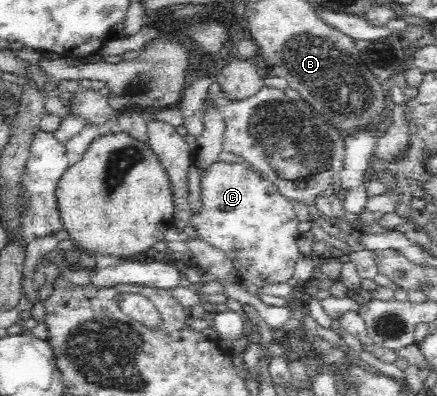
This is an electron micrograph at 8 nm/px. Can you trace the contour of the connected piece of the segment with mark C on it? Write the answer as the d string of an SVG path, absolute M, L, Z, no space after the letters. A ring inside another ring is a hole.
M214 161L201 171L200 180L200 206L192 212L188 224L194 228L196 236L210 246L222 250L226 258L238 270L239 277L248 282L254 282L262 289L263 284L286 283L293 277L296 260L302 256L298 251L296 242L300 238L296 213L293 203L286 201L276 185L265 180L258 172L244 167L239 163Z

